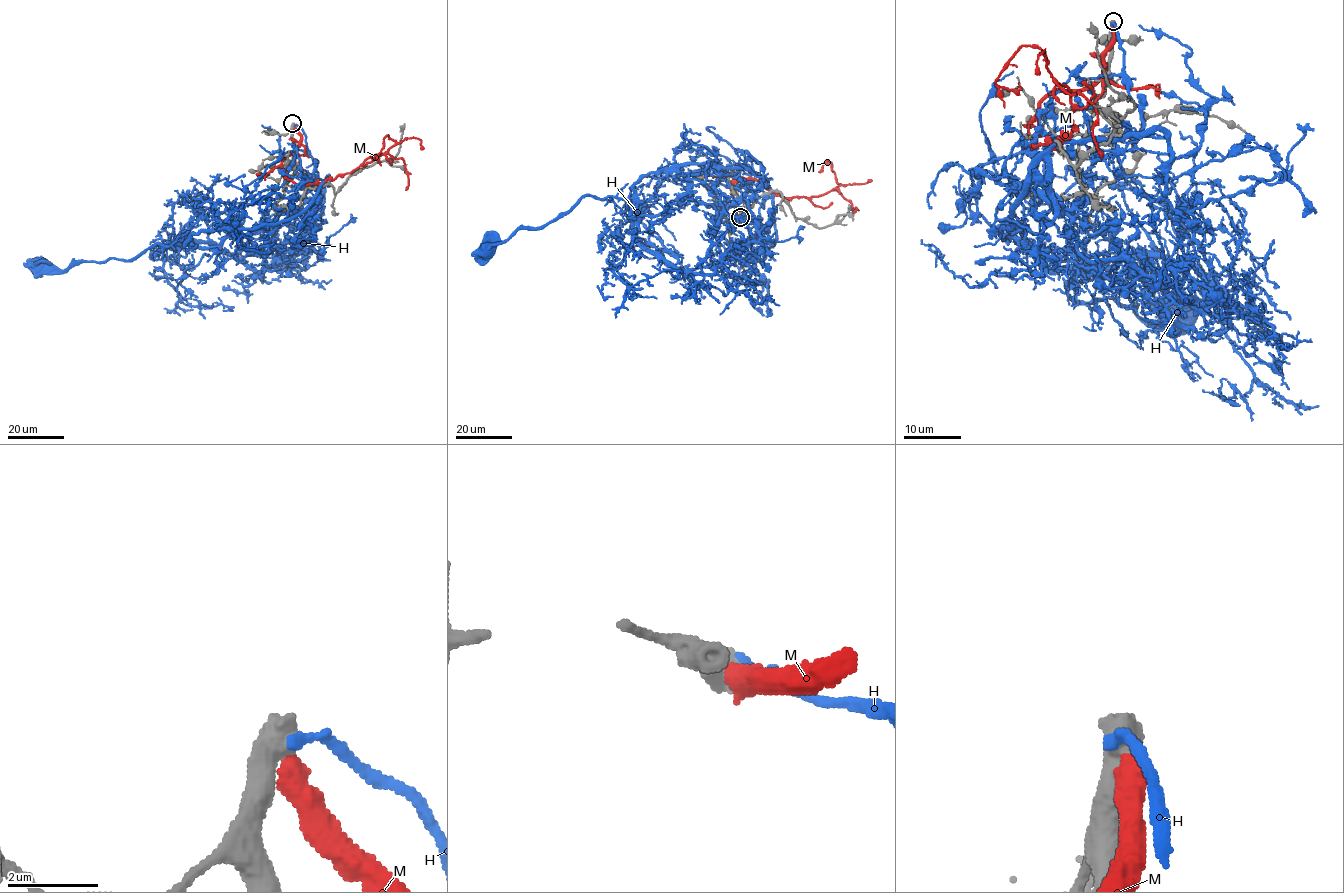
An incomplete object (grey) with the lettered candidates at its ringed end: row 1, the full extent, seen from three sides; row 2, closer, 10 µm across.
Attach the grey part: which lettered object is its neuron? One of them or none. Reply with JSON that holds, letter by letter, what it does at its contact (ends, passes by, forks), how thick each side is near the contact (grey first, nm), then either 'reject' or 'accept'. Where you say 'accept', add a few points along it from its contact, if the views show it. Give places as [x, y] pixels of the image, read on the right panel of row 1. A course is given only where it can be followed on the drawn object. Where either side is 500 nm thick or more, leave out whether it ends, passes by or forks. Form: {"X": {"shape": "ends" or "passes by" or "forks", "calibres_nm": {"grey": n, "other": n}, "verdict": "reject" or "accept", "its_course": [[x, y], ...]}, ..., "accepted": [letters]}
{"H": {"calibres_nm": {"grey": 750, "other": 240}, "verdict": "reject"}, "M": {"calibres_nm": {"grey": 800, "other": 500}, "verdict": "reject"}, "accepted": []}

